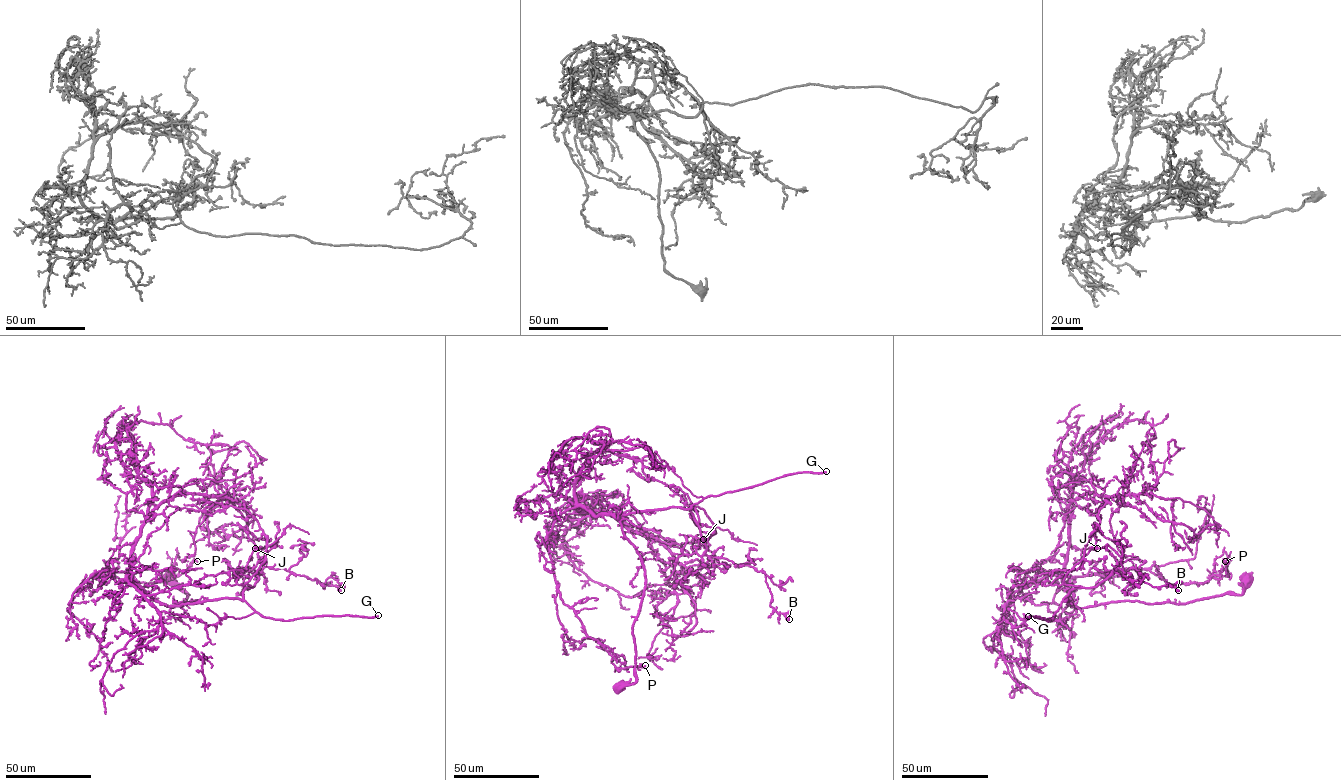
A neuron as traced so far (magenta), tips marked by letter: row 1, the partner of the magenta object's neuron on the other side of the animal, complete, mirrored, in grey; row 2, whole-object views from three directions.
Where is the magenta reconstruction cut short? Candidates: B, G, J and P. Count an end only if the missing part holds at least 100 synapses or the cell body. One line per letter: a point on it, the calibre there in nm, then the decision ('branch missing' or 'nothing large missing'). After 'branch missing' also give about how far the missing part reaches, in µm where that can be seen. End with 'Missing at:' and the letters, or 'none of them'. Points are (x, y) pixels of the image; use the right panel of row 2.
B: at (1178, 590); 550 nm thick; nothing large missing
G: at (1028, 616); 360 nm thick; branch missing; about 250 µm are missing
J: at (1097, 548); 380 nm thick; nothing large missing
P: at (1225, 561); 140 nm thick; nothing large missing
Missing at: G

